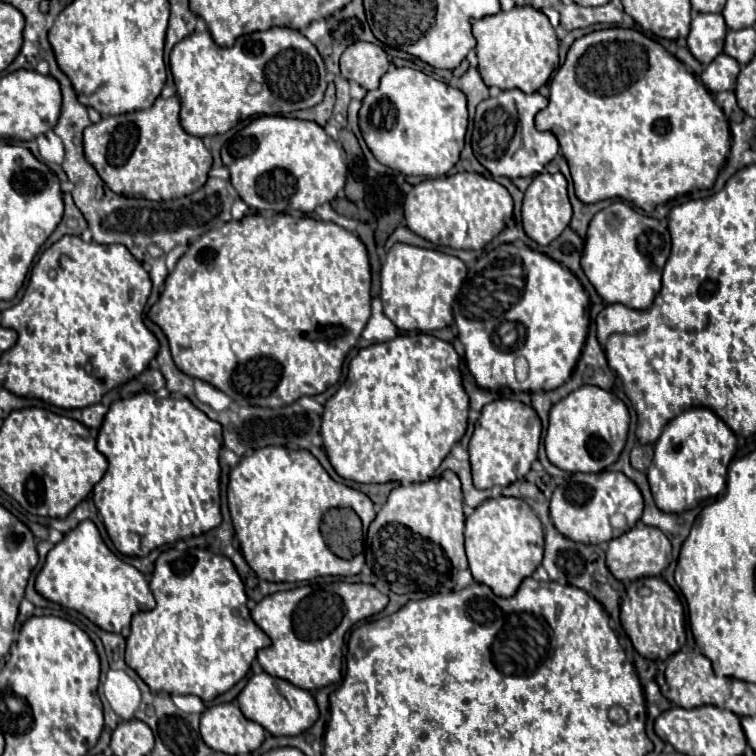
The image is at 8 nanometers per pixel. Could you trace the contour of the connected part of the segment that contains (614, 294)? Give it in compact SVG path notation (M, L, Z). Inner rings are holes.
M613 202L609 208L597 212L589 224L587 238L585 238L585 250L581 258L581 268L597 294L607 302L607 304L625 304L635 310L645 310L653 304L655 296L661 290L661 270L669 258L671 252L671 236L667 226L663 226L659 220L649 218L645 214L639 214L625 202Z

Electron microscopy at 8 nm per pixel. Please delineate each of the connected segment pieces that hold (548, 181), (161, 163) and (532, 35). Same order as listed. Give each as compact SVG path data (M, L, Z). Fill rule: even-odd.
M543 172L543 174L535 176L533 182L529 184L529 188L525 190L525 198L523 198L523 230L525 230L525 234L531 240L535 240L537 244L547 246L567 228L569 220L571 220L571 202L567 196L565 176L561 172L557 172L557 174Z
M157 98L147 110L137 110L119 116L107 116L97 124L91 124L83 132L83 146L87 162L97 170L101 180L121 196L147 198L147 200L171 200L187 196L199 190L207 182L207 172L211 168L211 152L205 148L203 140L187 134L179 124L179 98Z
M515 6L509 12L501 10L477 20L473 24L473 36L477 40L477 70L487 86L501 90L517 88L525 94L533 94L547 84L553 70L559 66L559 40L555 30L549 18L531 6Z

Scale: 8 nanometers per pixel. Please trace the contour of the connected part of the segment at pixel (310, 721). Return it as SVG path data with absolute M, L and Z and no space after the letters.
M267 672L253 674L249 678L247 686L237 696L237 704L239 704L241 712L249 720L255 720L257 724L261 724L273 736L295 736L295 734L301 734L307 728L311 728L315 724L317 716L319 716L317 704L315 704L313 696L307 690L293 686L287 680L269 676Z

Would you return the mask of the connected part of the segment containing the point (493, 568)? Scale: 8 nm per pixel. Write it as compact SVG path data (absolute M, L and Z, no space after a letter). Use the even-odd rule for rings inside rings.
M489 498L465 522L465 552L475 582L509 598L543 560L543 526L523 498Z

